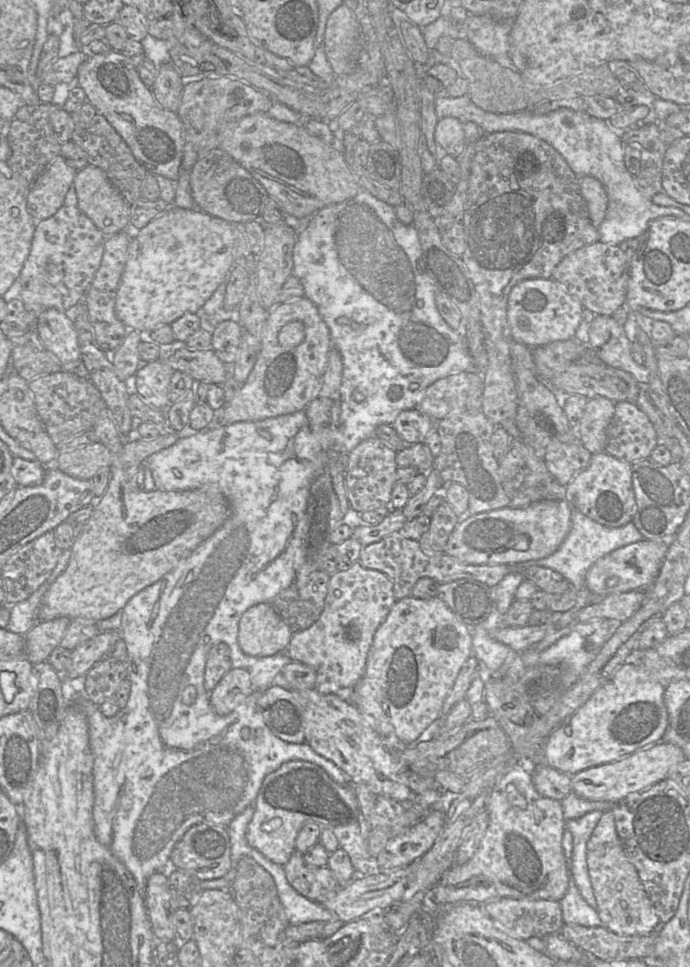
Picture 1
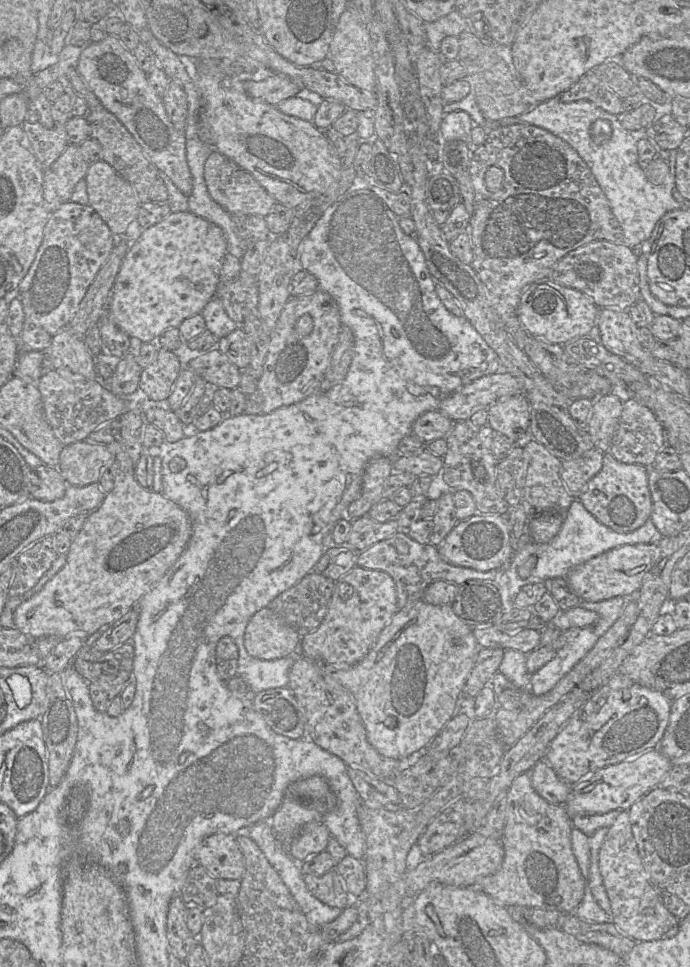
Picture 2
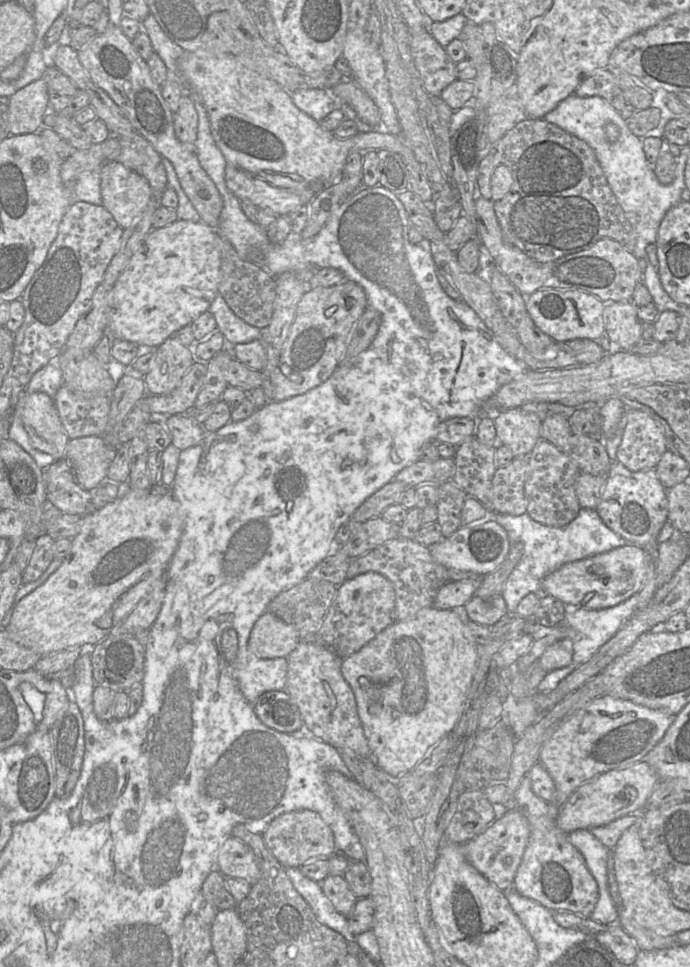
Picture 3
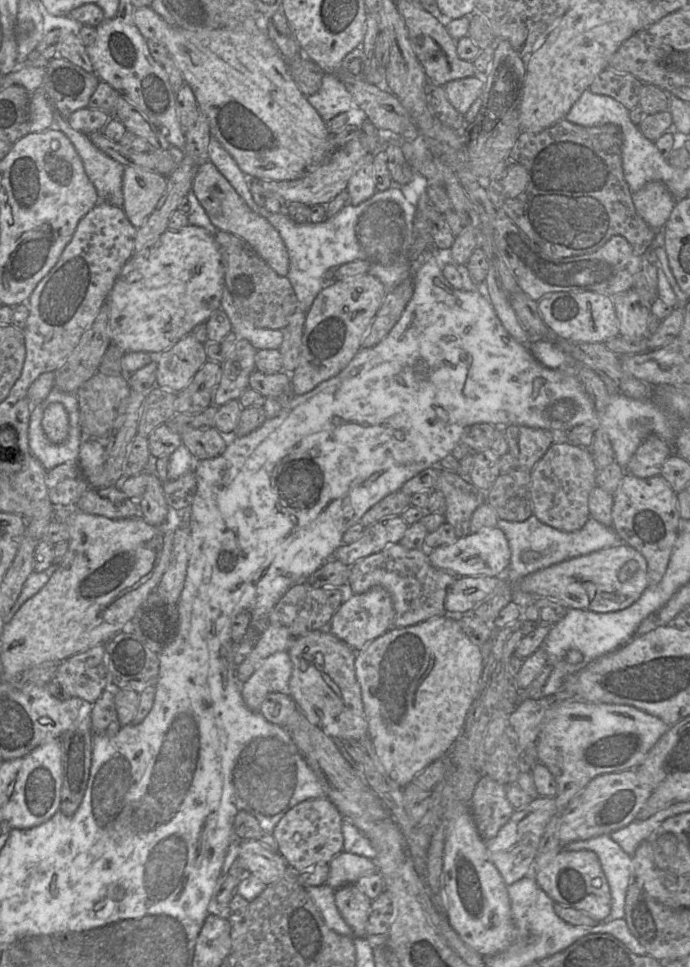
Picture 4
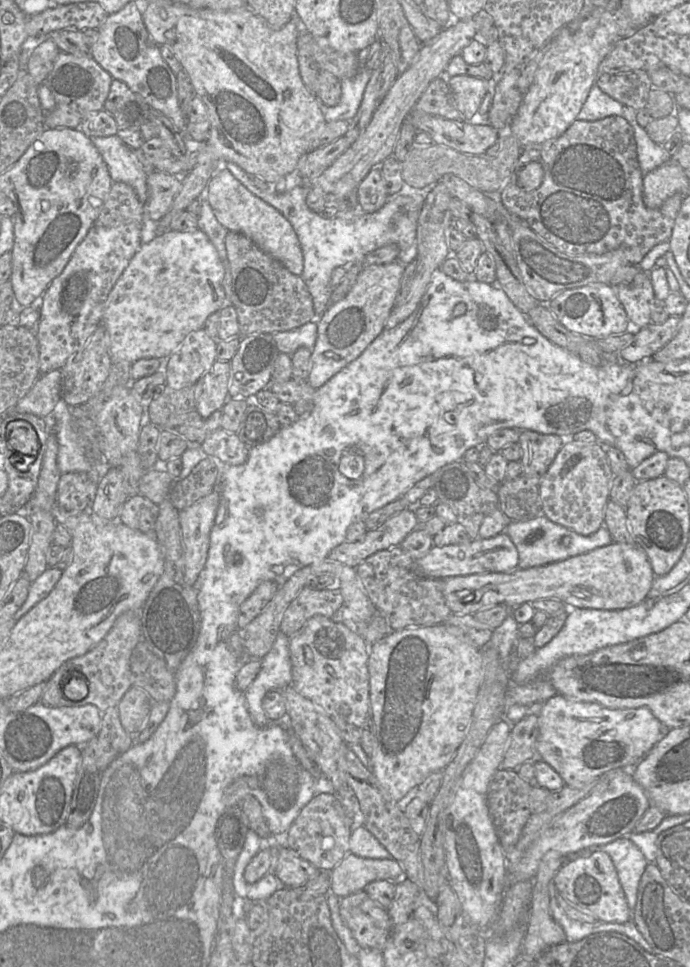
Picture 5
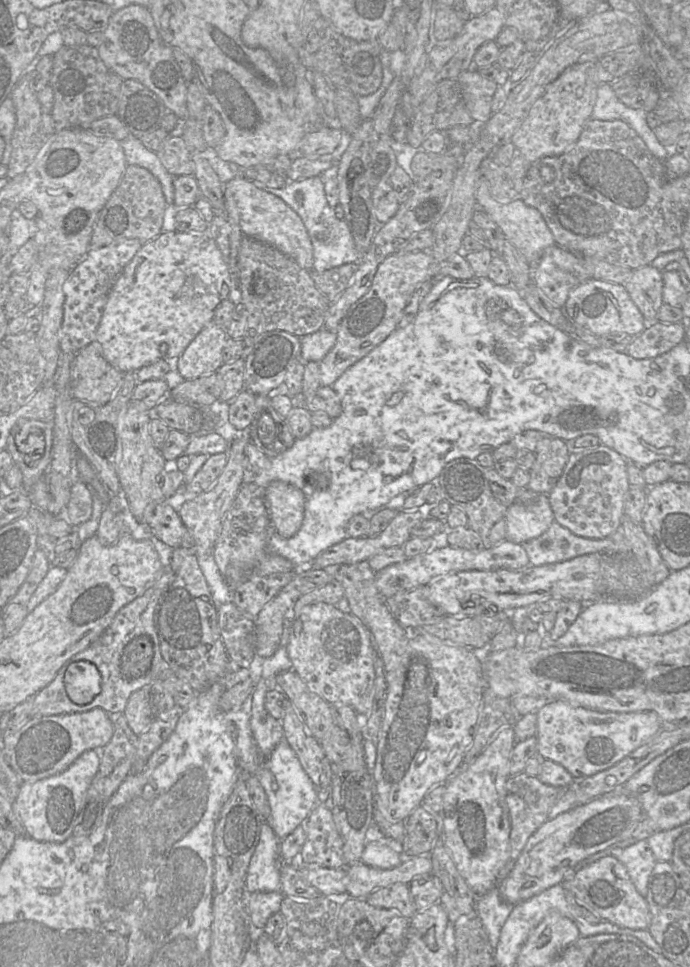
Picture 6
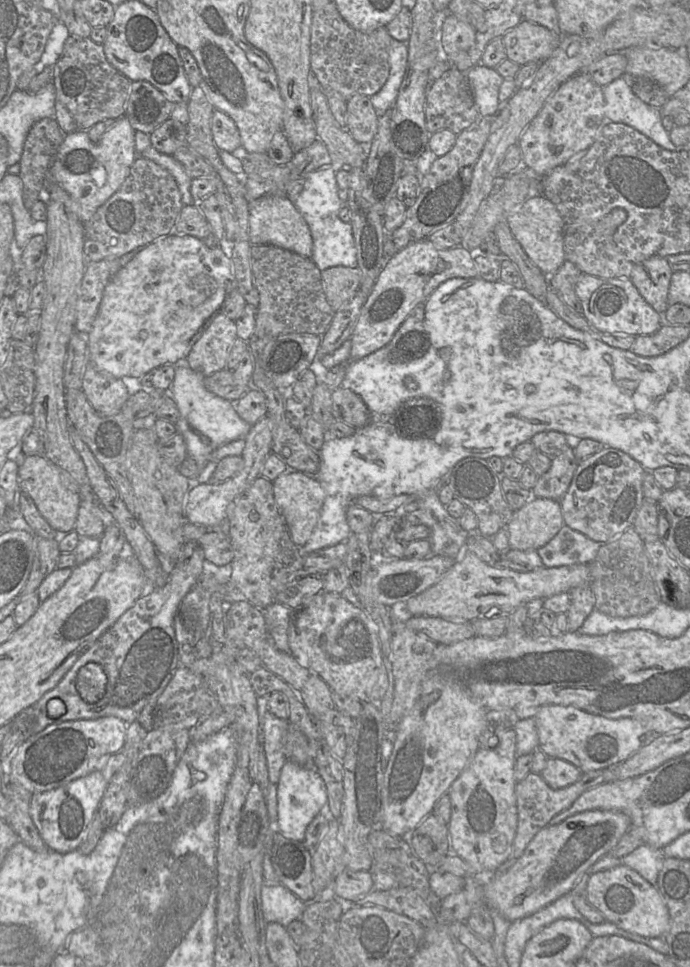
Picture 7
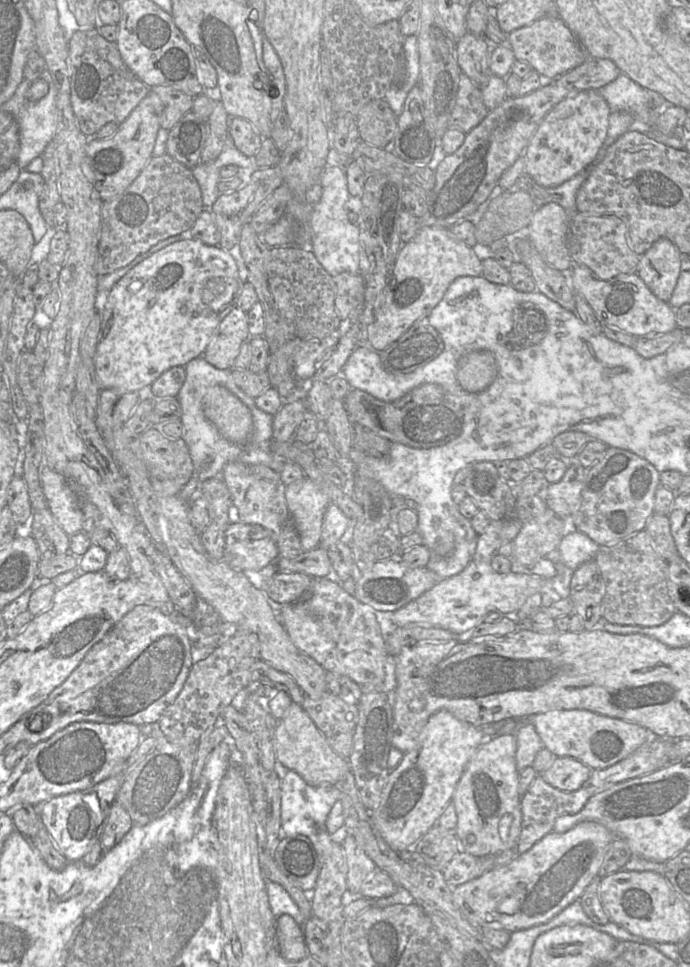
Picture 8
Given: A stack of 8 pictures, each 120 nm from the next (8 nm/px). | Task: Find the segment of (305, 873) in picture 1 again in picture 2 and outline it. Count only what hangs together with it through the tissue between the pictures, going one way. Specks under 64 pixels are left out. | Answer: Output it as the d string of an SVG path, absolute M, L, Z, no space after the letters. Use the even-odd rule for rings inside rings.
M335 870L321 876L304 874L303 879L312 895L328 906L343 910L357 905L357 899L347 892L341 876Z

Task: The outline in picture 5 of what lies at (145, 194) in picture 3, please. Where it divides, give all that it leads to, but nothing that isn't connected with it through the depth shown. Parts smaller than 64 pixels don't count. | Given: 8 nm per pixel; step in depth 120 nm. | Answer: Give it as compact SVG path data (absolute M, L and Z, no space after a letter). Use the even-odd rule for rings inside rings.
M159 171L147 175L148 199L144 203L145 215L158 222L170 210L181 189L180 177Z

